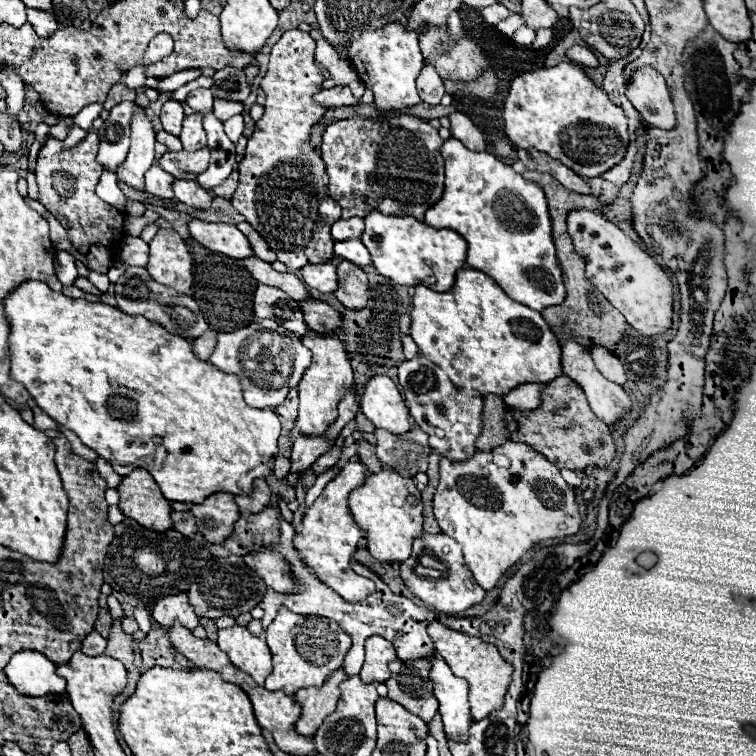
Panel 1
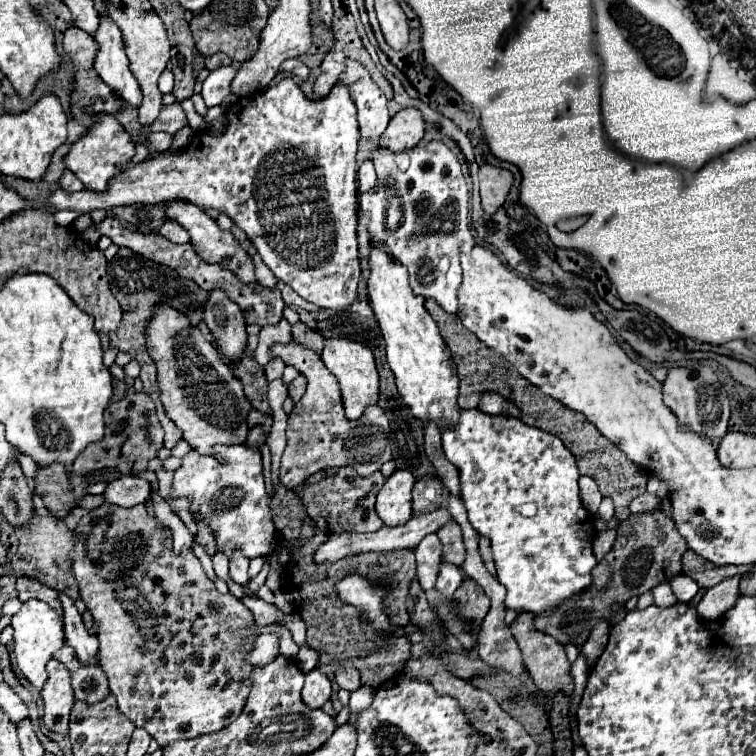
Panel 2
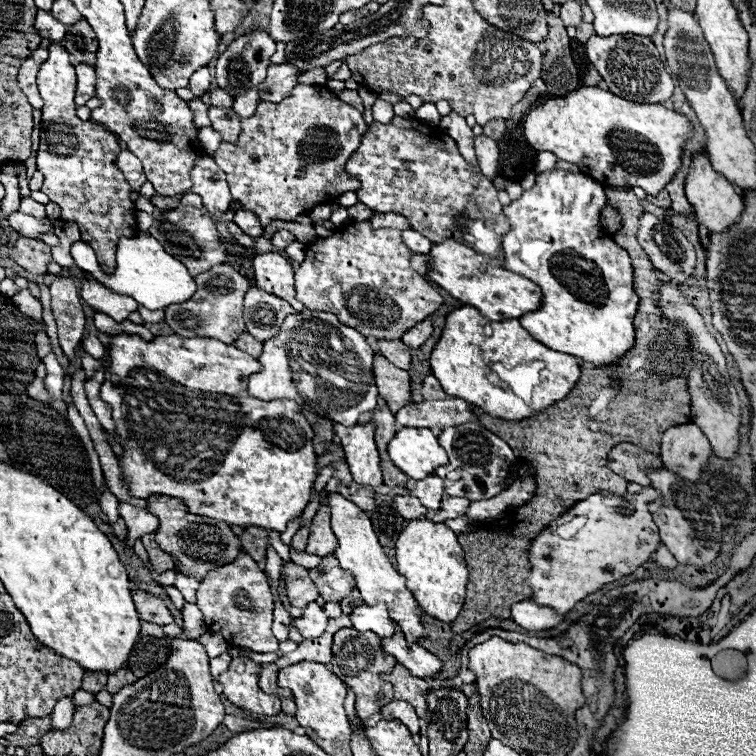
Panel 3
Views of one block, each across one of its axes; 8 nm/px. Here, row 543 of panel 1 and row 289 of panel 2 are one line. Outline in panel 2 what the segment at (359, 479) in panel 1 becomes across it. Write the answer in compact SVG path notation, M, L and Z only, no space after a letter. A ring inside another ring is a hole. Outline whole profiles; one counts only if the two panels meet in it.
M282 78L278 84L266 88L264 92L246 96L246 98L238 98L236 104L232 104L226 110L226 122L224 122L224 132L222 134L210 134L208 130L200 130L194 132L192 142L176 152L160 152L140 164L130 166L128 170L116 174L110 178L108 190L104 192L94 192L94 190L80 190L80 192L66 192L60 186L56 190L50 192L48 196L48 204L56 210L74 210L74 212L90 212L96 208L112 208L112 206L128 206L128 204L142 204L142 206L154 206L154 204L162 204L174 198L182 198L188 200L196 206L200 206L202 210L208 208L216 208L220 214L224 212L226 216L230 216L234 220L236 226L240 226L248 238L252 240L252 244L256 246L258 254L262 256L264 264L276 274L278 280L286 282L290 288L294 288L302 298L306 298L308 302L320 306L320 308L330 308L330 310L348 310L352 306L352 302L358 298L358 282L360 282L360 258L358 258L358 240L356 240L356 210L358 210L358 200L356 200L356 150L358 150L358 120L356 120L356 106L346 90L346 86L336 84L332 88L332 92L322 98L322 100L308 100L304 96L304 92L294 84L292 78Z

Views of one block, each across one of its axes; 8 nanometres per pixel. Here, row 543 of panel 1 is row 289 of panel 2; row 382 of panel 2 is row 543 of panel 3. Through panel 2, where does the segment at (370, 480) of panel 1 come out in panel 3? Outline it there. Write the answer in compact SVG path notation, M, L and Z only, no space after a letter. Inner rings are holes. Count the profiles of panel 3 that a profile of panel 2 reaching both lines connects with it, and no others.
M410 520L396 540L396 560L398 560L398 572L406 578L406 588L414 594L420 608L428 616L434 616L442 622L456 620L456 616L464 606L466 584L468 584L468 570L464 562L464 552L458 544L458 536L446 524L434 524L430 520Z

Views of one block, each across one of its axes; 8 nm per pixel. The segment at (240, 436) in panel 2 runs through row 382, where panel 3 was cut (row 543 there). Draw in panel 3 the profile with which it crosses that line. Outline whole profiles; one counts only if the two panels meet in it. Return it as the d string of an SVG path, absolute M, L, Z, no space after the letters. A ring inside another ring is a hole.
M150 496L148 510L160 518L160 528L156 530L156 542L166 554L174 558L176 568L186 576L202 580L212 568L230 564L242 552L238 536L230 530L226 522L218 522L214 518L200 514L190 514L186 504L180 500L174 500L170 496Z

